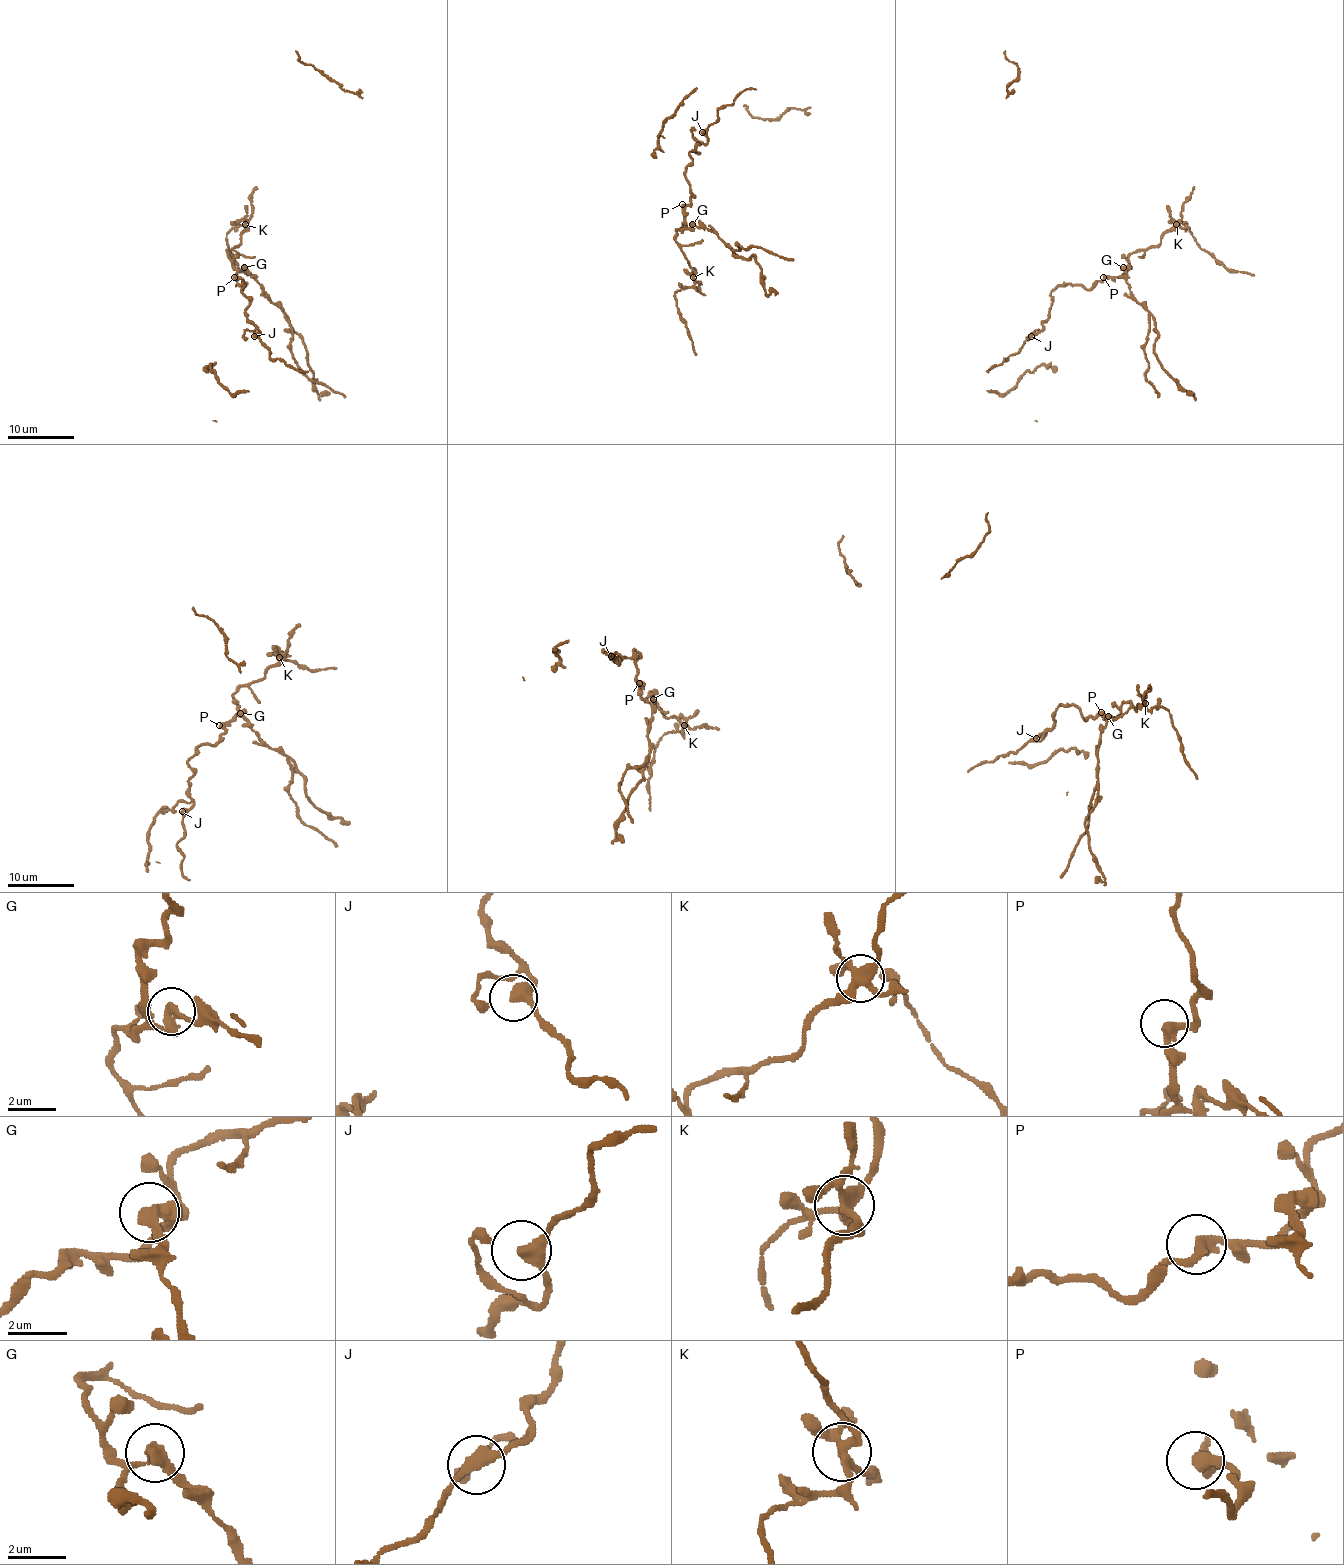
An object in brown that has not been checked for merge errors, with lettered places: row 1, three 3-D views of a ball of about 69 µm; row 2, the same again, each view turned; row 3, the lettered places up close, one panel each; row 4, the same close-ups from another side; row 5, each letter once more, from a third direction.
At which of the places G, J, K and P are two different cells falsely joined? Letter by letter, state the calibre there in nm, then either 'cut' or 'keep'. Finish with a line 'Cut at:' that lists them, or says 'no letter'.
G: calibre 400 nm; cut
J: calibre 420 nm; keep
K: calibre 320 nm; cut
P: calibre 360 nm; keep
Cut at: G, K

